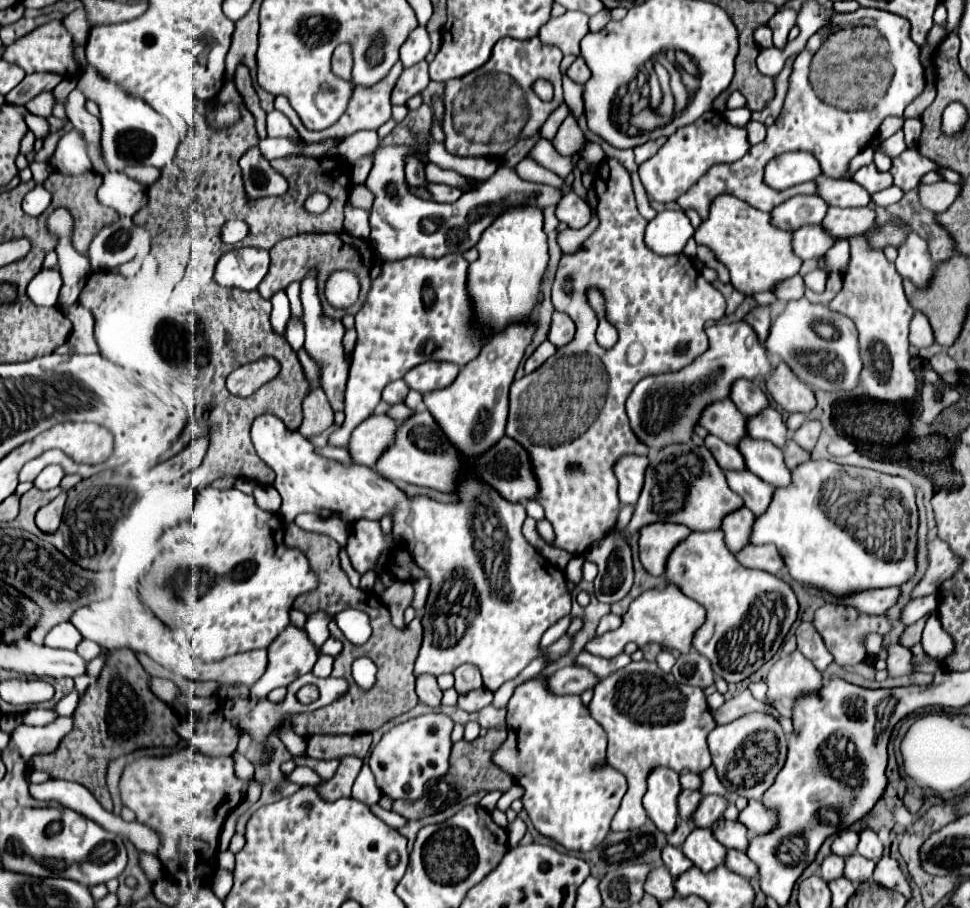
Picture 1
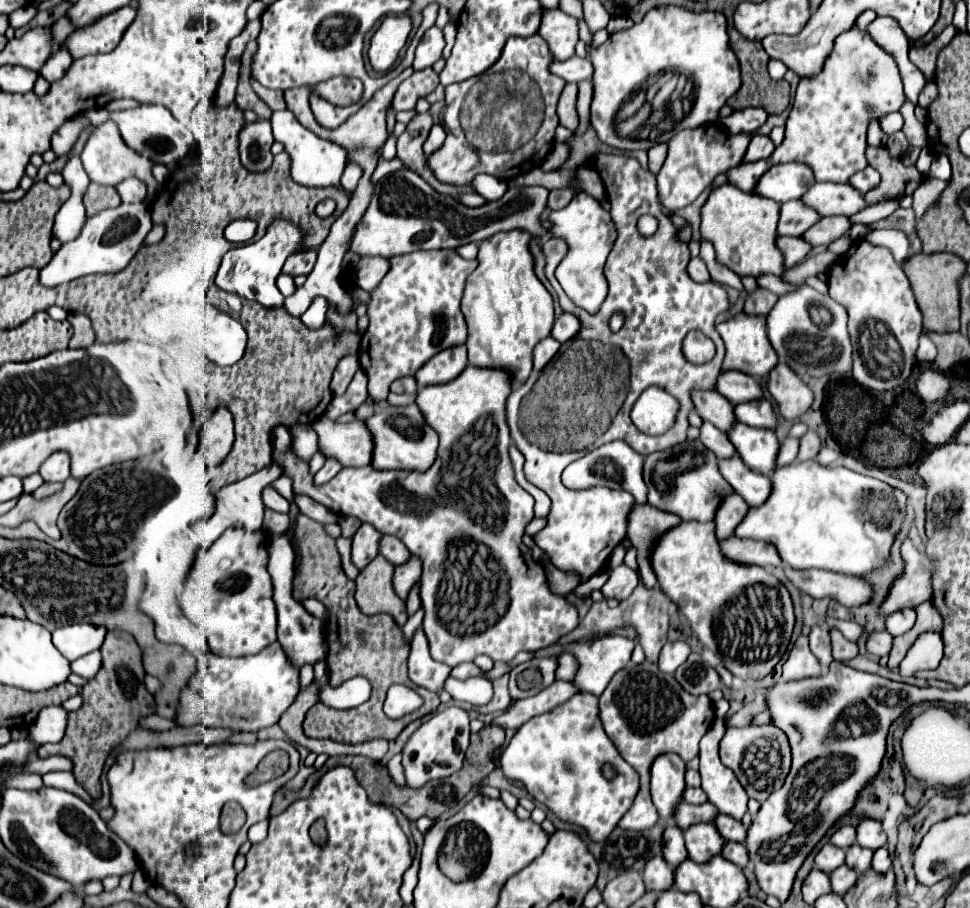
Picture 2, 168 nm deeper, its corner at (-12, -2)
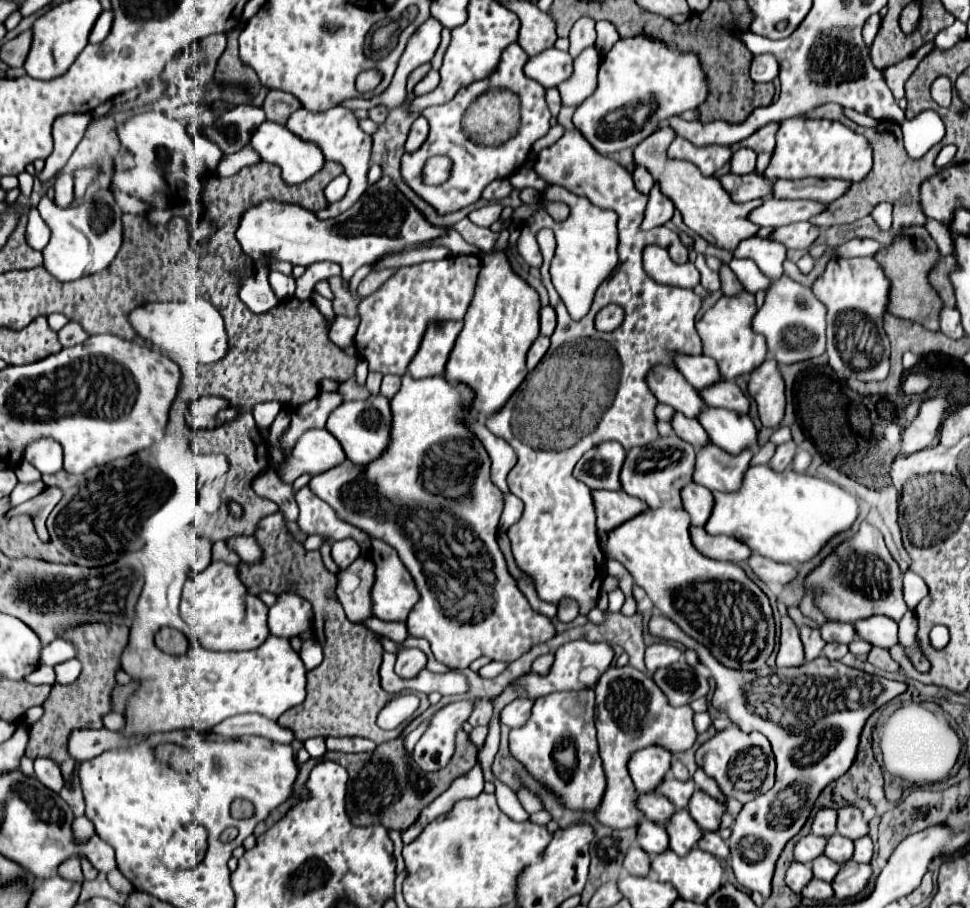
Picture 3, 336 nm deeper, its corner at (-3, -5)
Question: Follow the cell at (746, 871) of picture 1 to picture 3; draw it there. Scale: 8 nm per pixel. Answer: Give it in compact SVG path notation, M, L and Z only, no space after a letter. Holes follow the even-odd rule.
M705 831L703 837L697 841L697 847L703 849L703 851L707 851L707 853L713 853L713 855L719 857L719 859L725 859L725 857L729 855L729 847L727 847L727 843L719 837L717 831Z

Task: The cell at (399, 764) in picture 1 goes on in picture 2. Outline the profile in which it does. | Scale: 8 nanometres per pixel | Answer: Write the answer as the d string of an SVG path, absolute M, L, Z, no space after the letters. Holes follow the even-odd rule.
M448 706L436 714L432 714L430 720L426 720L404 744L402 748L402 768L406 776L406 784L412 790L424 788L430 780L446 778L452 772L458 772L464 760L464 752L468 748L470 738L470 718L468 712L458 706Z

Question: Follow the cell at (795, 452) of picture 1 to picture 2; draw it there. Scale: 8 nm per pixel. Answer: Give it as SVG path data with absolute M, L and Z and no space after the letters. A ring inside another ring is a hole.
M786 438L780 446L780 456L778 456L778 464L780 466L788 466L796 460L798 456L798 448L800 448L800 440L798 438Z

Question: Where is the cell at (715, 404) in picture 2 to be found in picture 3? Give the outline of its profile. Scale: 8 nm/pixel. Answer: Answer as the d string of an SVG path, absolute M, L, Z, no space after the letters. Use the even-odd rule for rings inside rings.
M657 365L647 373L645 381L659 403L673 407L685 417L699 415L699 411L705 405L703 399L699 399L699 393L695 391L695 387L691 387L683 379L683 375L679 375L679 371L673 367Z

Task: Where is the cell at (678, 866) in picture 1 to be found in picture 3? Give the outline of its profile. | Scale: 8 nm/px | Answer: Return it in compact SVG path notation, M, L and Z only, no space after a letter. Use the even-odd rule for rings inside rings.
M641 819L637 823L637 843L649 855L657 855L659 851L665 851L669 847L667 831L665 827L651 823L649 819Z

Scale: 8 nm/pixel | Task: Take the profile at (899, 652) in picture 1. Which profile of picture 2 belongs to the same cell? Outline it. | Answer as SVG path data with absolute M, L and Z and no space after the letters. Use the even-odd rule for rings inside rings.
M872 632L868 634L868 650L880 650L880 654L890 654L892 636L888 632Z

